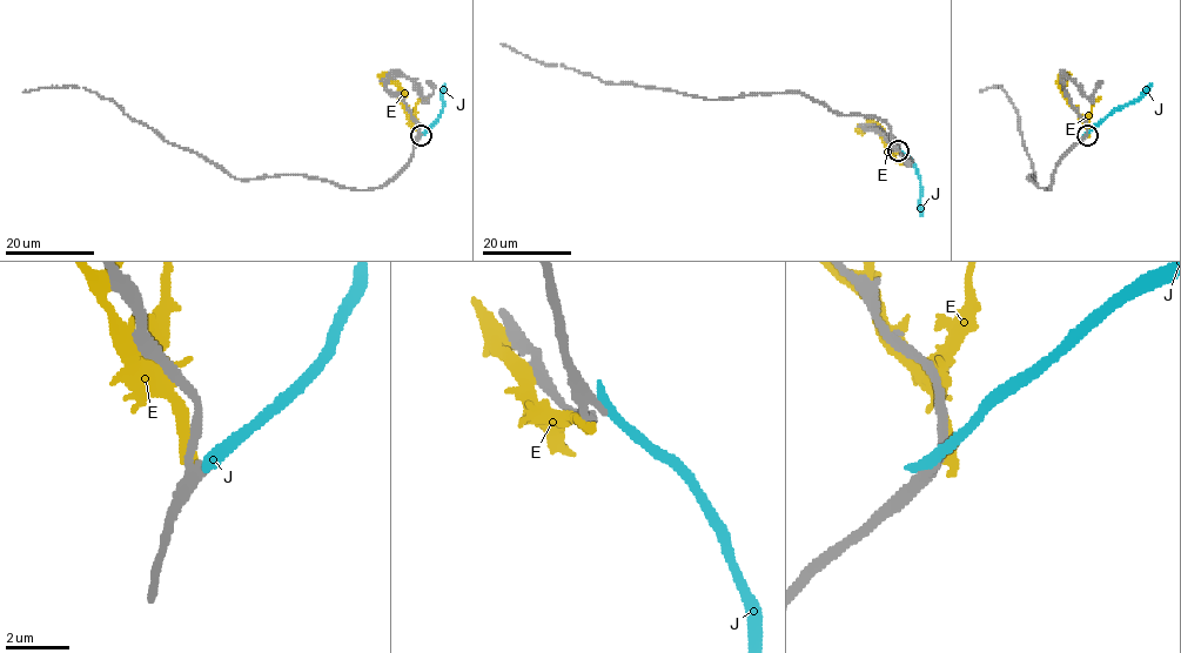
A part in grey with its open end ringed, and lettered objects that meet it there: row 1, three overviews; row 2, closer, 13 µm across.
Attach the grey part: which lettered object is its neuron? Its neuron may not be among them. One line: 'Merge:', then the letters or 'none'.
Merge: none

